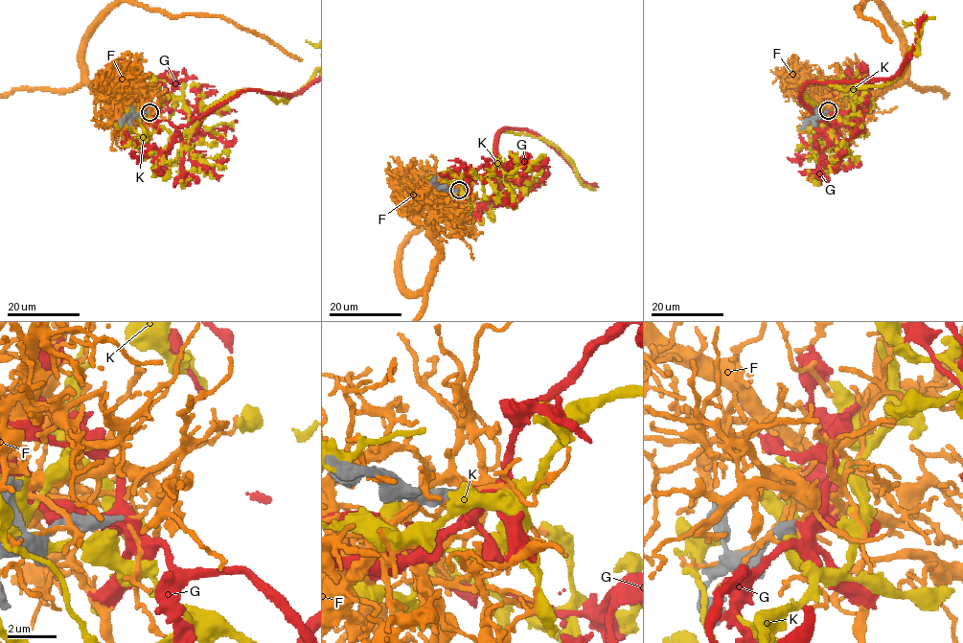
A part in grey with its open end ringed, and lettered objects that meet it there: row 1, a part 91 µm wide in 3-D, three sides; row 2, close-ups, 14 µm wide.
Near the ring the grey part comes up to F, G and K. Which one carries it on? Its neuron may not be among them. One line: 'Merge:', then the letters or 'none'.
Merge: G

